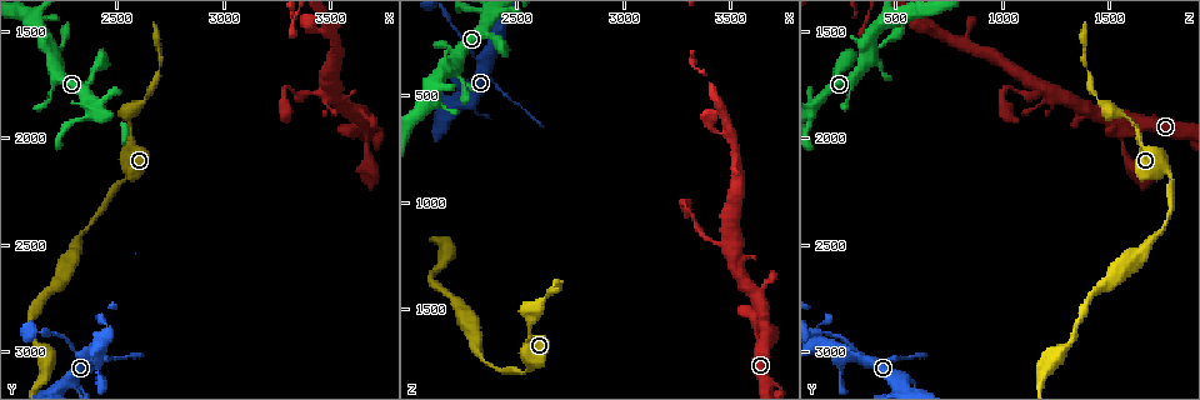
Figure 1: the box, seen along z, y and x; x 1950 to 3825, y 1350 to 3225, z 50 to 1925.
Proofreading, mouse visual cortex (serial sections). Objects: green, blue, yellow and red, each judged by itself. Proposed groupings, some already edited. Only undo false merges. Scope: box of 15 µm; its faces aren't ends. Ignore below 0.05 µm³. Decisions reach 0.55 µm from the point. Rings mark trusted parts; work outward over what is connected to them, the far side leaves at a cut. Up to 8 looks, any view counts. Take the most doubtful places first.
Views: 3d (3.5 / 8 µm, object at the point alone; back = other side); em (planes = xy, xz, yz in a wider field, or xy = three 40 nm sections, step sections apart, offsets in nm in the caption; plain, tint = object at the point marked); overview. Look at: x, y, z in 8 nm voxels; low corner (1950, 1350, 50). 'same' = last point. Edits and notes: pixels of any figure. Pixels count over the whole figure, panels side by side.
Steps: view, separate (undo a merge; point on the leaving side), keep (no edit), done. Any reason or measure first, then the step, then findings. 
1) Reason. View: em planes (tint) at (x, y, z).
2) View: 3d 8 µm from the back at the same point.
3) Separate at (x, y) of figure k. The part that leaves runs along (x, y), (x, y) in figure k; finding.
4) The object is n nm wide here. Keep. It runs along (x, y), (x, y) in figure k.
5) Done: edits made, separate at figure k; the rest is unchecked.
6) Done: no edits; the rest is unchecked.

Sudden change in width. View: 3d 3.5 µm at (2290, 3130, 560).

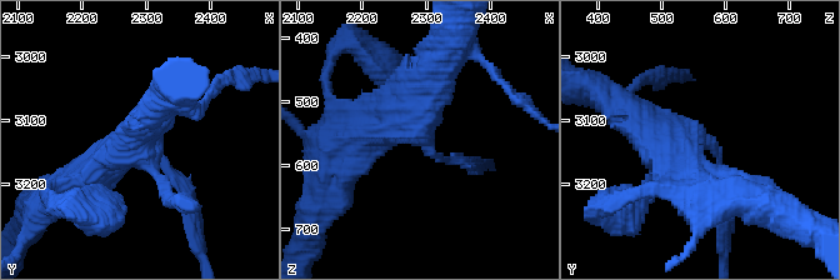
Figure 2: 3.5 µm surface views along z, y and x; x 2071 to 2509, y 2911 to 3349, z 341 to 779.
4 arms meet here; the arms are 150, 150, 450, 450 nm wide. View: em xy step 2 (plain) at (2290, 3130, 550).

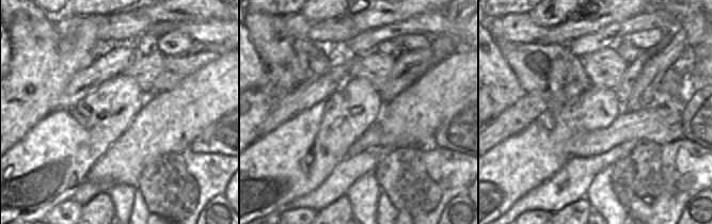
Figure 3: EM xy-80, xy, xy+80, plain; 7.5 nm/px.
With the object marked. View: em xy step 2 (tint) at the same point.

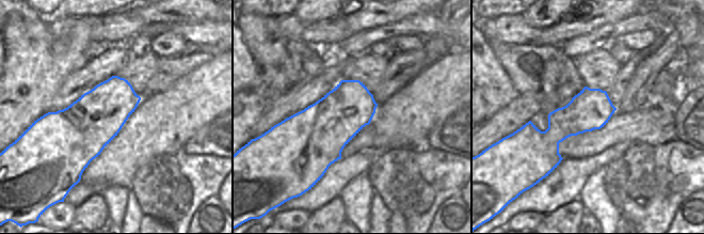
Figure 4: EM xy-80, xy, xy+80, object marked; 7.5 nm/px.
Keep. It runs along (630, 116), (720, 189) in figure 2; one cell here.

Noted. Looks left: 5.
A narrow waist. View: 3d 3.5 µm at (2560, 1920, 1620).

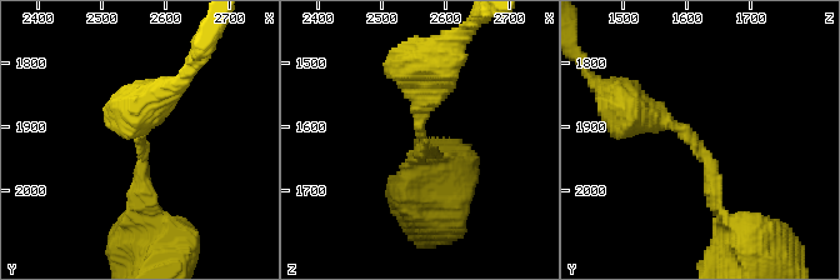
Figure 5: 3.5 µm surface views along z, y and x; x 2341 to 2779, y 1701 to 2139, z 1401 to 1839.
The arms are 200, 350 nm wide. View: em planes (tint) at (2560, 1930, 1615).

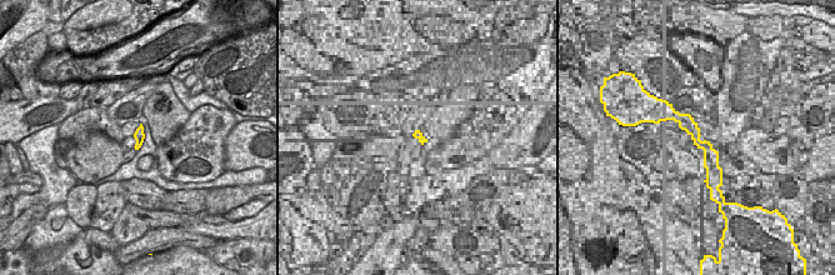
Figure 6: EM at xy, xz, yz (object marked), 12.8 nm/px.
Keep. It runs along (724, 218), (689, 138), (624, 103) in figure 5; continuous, no second cell.

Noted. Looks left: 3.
Sudden change in width. View: 3d 3.5 µm at (2640, 1800, 1450).

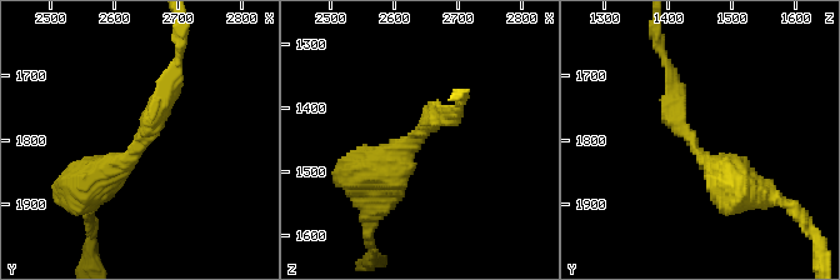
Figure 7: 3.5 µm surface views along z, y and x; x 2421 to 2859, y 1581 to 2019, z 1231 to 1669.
The arms are 250, 450 nm wide. View: em planes (plain) at (2635, 1810, 1445).

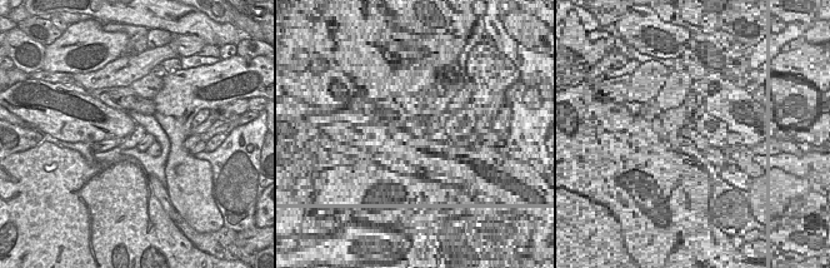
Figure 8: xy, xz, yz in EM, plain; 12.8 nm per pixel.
Where the object lies. View: em planes (tint) at the same point.

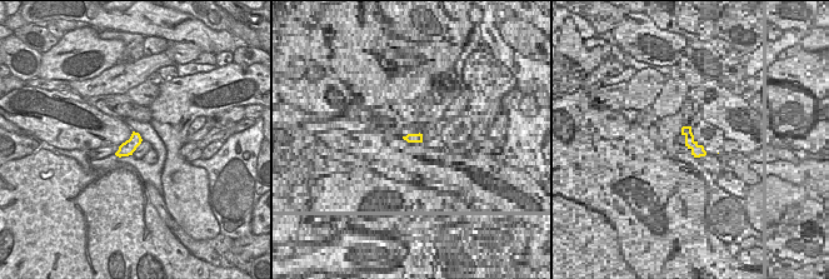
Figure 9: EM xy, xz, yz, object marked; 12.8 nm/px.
Keep. All the same cell.

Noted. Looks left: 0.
Done: no edits; the rest is unchecked.

